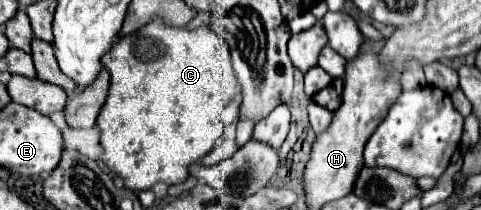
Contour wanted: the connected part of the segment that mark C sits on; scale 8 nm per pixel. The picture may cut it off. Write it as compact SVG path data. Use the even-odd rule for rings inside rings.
M154 19L134 35L118 39L108 57L102 57L102 65L110 71L110 91L96 119L104 149L100 159L124 179L124 187L130 191L146 191L156 183L176 185L186 181L188 167L204 157L224 129L238 119L242 89L232 71L230 47L210 27L188 31L186 27L168 27Z

